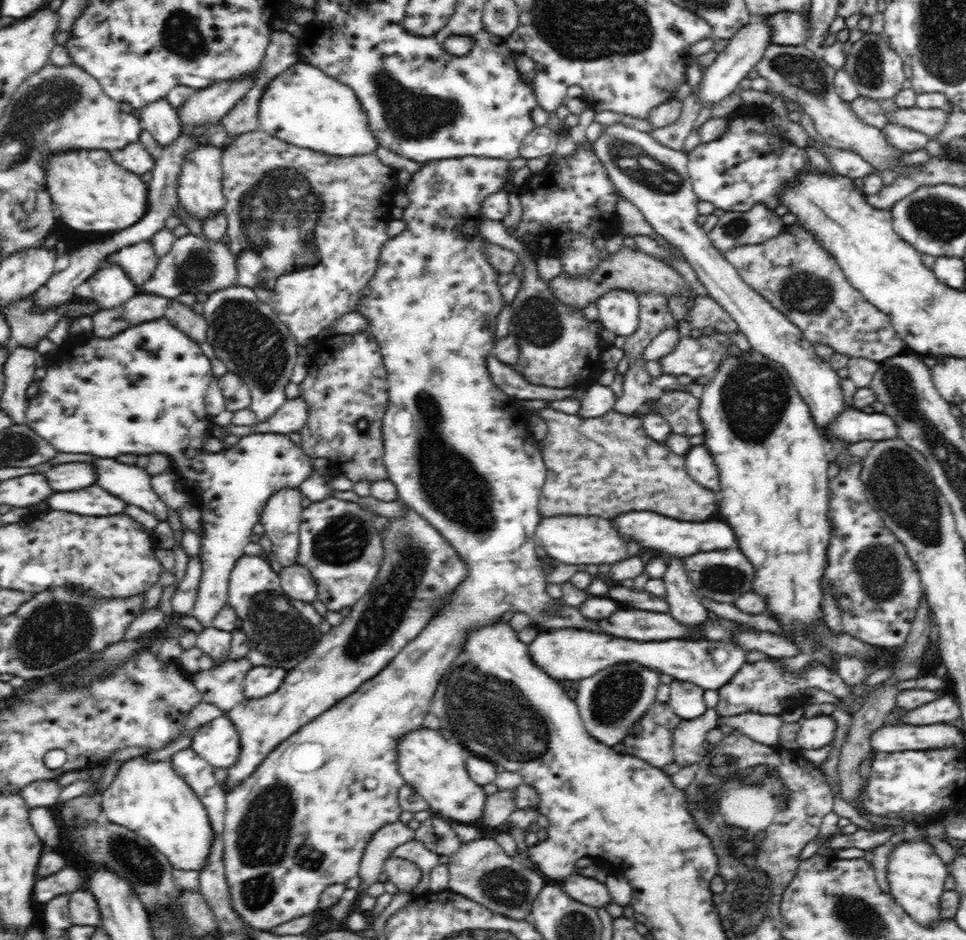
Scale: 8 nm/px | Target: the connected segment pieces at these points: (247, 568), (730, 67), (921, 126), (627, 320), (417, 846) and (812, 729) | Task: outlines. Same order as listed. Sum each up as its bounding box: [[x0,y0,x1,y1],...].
[[228,555,323,671],[699,17,772,105],[885,106,949,138],[596,289,639,336],[389,839,439,897],[798,715,837,751]]

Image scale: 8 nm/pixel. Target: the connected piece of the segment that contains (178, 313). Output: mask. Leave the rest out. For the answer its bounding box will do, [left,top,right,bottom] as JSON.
[165,299,207,342]

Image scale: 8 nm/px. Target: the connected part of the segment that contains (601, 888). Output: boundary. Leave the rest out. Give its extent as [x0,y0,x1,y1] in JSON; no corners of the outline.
[559,873,613,909]

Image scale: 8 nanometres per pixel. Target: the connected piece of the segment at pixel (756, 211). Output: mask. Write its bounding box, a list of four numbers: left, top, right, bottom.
[707,205,786,254]

